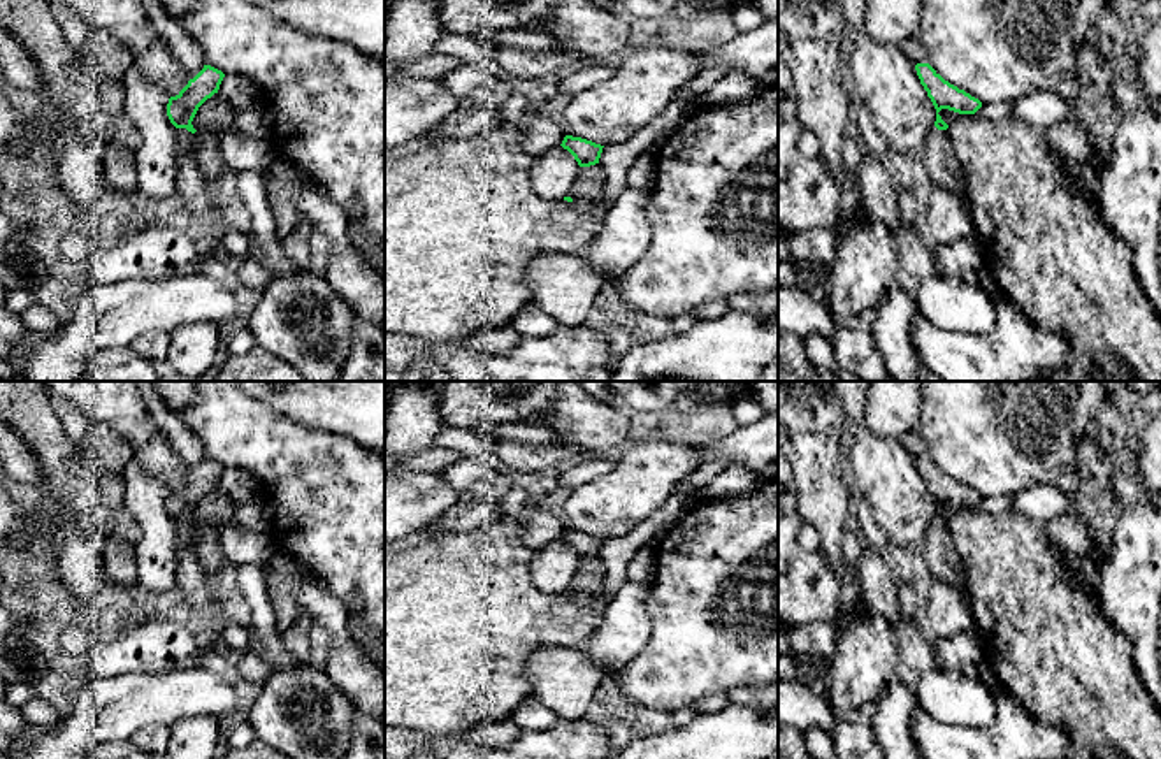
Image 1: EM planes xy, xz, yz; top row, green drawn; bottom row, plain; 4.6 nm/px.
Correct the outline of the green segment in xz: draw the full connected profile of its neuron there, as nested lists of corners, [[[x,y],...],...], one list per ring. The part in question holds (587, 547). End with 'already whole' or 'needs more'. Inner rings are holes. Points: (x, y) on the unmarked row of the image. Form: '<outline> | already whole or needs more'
[[[566,529],[560,539],[574,550],[580,560],[590,560],[599,557],[604,541],[592,534],[573,529]]] | already whole

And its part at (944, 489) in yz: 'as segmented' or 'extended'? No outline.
extended

